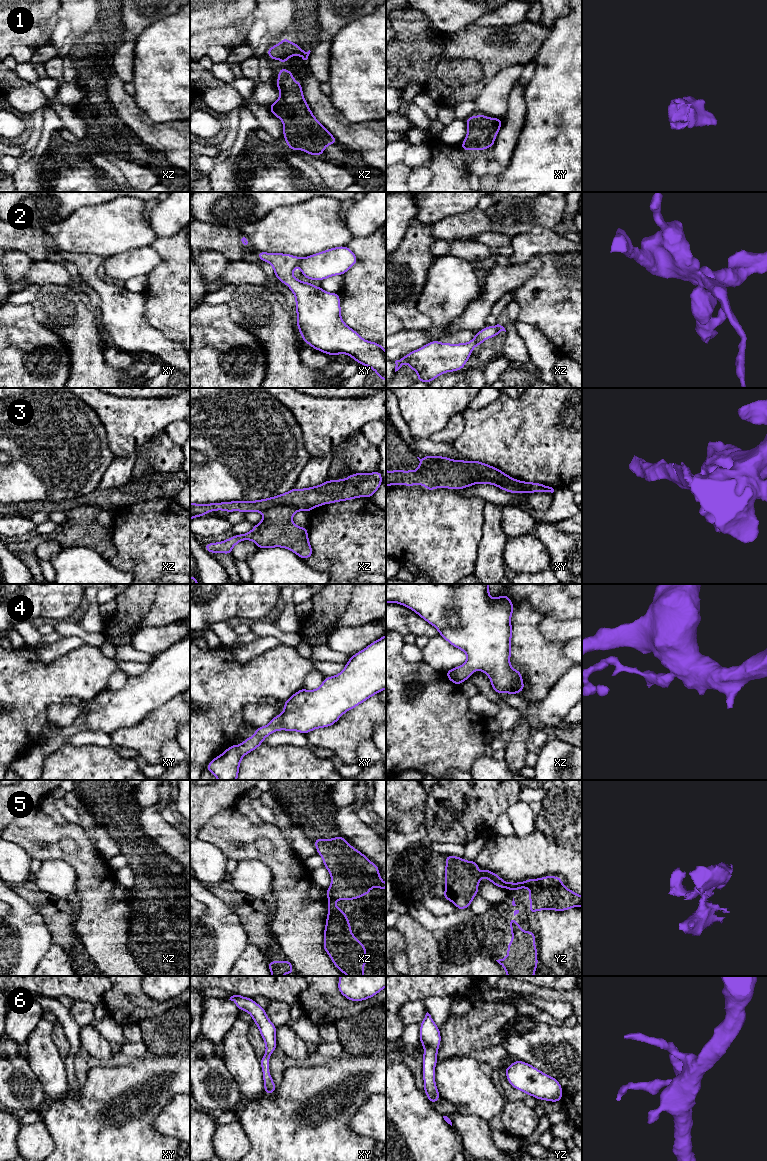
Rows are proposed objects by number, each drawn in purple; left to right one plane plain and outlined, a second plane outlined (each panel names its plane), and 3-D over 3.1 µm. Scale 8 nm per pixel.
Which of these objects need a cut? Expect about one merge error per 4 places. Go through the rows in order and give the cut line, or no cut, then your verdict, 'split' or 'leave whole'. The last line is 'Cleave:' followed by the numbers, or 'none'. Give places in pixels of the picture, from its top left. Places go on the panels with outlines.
1: no cut; leave whole
2: no cut; leave whole
3: cut in xy along (471, 476), (478, 475), (498, 483), (514, 484), (530, 492); split
4: no cut; leave whole
5: no cut; leave whole
6: no cut; leave whole
Cleave: 3

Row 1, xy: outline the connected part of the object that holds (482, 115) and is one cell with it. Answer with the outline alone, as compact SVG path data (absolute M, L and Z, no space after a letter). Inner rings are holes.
M484 114L466 118L467 135L461 144L461 149L465 152L470 149L483 151L492 148L502 120L501 118L489 118Z

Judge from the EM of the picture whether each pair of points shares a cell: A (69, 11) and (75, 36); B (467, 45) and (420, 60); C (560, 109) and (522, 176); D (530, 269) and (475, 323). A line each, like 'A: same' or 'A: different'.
A: different
B: different
C: same
D: same

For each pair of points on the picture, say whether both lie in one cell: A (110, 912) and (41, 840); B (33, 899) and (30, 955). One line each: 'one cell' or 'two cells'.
A: one cell
B: two cells

